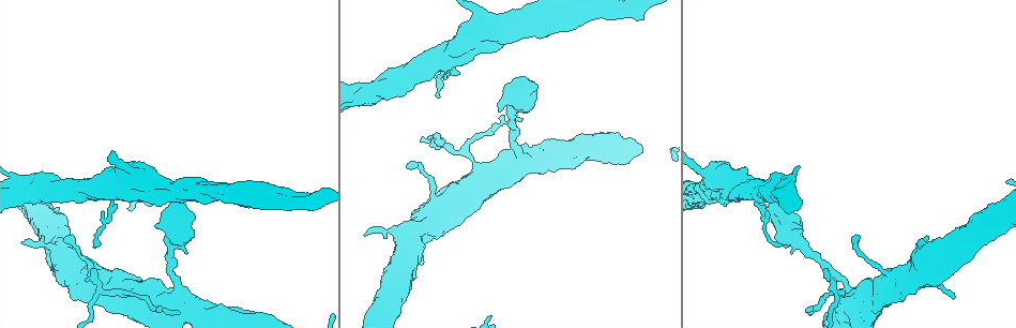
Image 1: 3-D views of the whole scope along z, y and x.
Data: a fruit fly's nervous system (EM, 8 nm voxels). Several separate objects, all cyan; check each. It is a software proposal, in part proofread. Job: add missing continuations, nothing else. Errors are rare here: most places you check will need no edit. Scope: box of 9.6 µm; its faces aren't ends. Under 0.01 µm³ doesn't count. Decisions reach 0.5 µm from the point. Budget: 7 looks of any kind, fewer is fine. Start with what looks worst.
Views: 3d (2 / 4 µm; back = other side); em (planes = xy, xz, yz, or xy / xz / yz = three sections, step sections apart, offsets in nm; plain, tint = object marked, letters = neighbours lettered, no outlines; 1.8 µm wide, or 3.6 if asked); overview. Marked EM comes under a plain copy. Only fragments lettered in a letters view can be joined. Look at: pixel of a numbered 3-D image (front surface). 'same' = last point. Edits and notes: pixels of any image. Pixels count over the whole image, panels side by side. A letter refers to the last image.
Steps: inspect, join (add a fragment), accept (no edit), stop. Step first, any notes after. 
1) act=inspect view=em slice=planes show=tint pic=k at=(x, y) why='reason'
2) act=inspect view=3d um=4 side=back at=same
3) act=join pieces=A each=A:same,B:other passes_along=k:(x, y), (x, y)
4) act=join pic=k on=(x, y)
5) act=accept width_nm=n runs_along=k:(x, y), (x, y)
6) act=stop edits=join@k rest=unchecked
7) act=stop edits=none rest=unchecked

act=inspect view=em slice=planes show=letters pic=1 at=(91, 268) why='thin end'

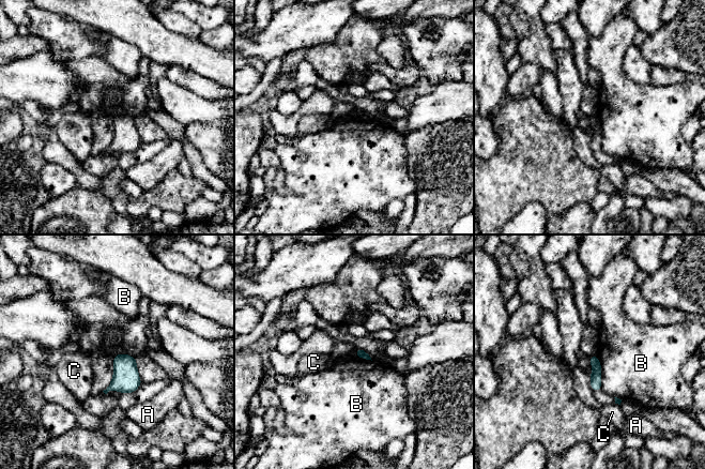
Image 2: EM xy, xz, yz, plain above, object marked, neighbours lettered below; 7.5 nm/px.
act=accept each=A:other,B:other,C:other border=2:(596, 354), (600, 364), (601, 390) found='no lettered fragment goes on from it'

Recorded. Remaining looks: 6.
act=inspect view=3d um=4 pic=1 at=(156, 227) why='stops while still wide'

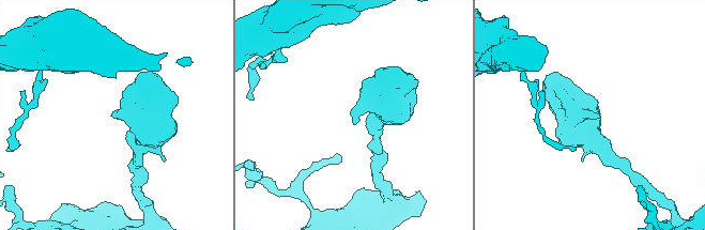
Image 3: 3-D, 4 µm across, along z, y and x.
act=inspect view=em um=3.6 slice=planes show=letters pic=3 at=(356, 121) why='need the tissue'

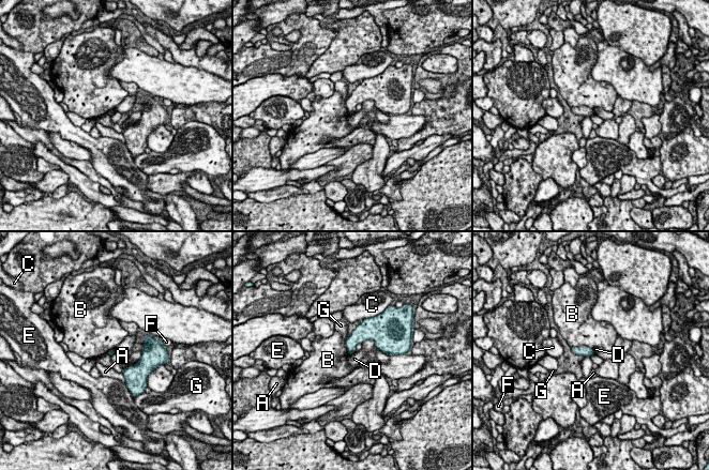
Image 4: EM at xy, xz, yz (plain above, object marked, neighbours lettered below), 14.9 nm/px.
act=accept each=A:other,B:other,C:other,D:other,E:other,F:other,G:other border=4:(361, 343), (372, 339), (375, 347) found='no lettered fragment goes on from it'

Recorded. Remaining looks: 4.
act=inspect view=em slice=planes show=letters pic=1 at=(924, 242)

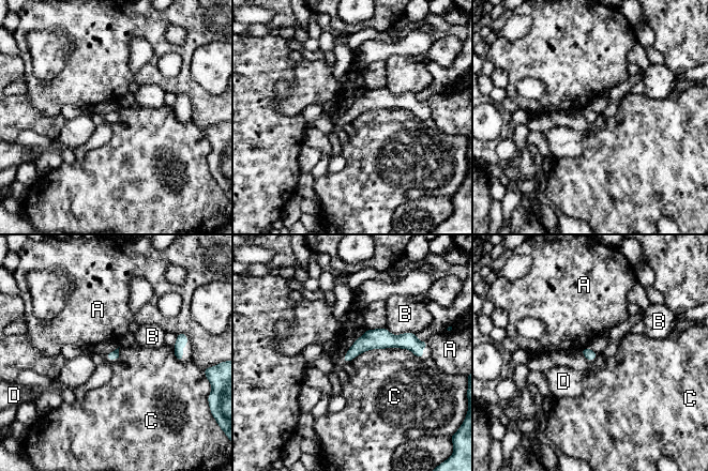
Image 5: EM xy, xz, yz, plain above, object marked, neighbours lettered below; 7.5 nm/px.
act=accept each=A:other,B:other,C:other,D:other found='none of them fits'

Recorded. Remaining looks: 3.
act=stop edits=none rest=unchecked

